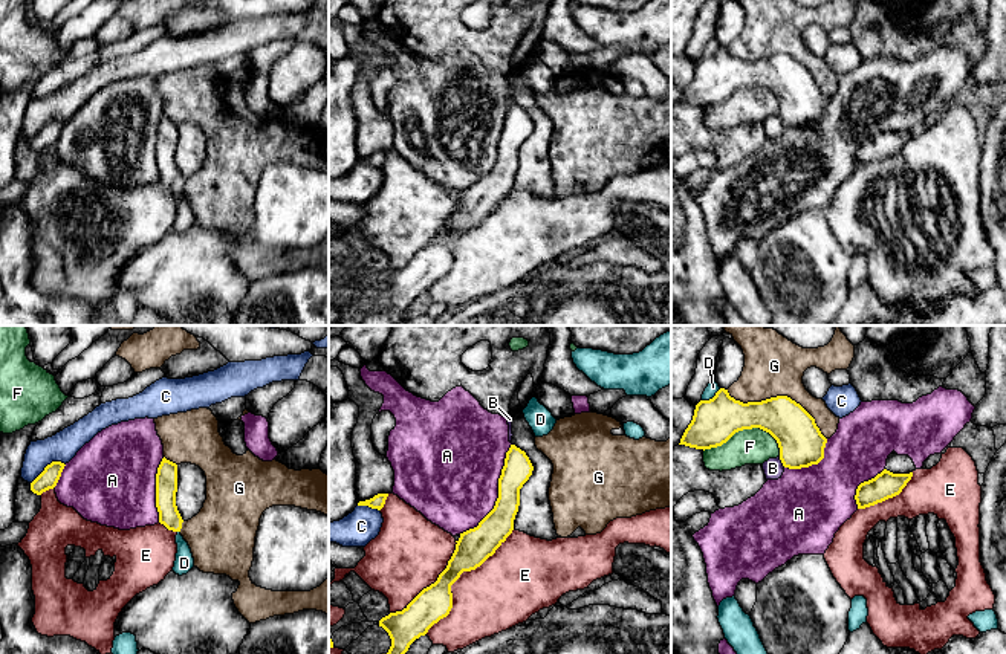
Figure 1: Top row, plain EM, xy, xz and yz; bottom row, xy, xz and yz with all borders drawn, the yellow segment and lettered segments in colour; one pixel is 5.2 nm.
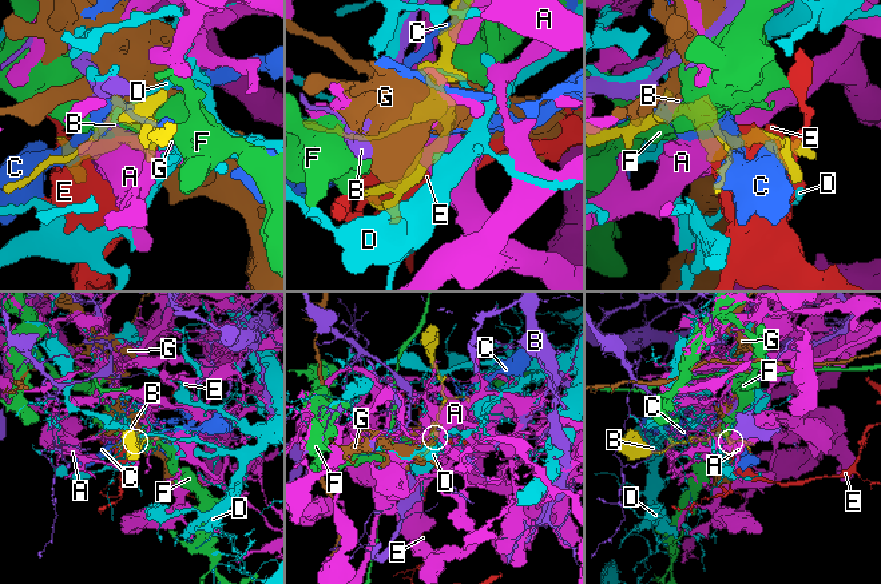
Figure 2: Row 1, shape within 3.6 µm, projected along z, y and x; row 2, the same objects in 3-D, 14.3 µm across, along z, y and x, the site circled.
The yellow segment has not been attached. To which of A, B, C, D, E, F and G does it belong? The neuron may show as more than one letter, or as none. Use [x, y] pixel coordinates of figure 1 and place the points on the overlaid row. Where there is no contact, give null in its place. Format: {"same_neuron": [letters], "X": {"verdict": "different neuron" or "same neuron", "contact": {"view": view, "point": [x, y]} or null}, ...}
{"same_neuron": ["A"], "A": {"verdict": "same neuron", "contact": {"view": "xz", "point": [499, 494]}}, "B": {"verdict": "different neuron", "contact": {"view": "yz", "point": [782, 462]}}, "C": {"verdict": "different neuron", "contact": {"view": "xy", "point": [46, 466]}}, "D": {"verdict": "different neuron", "contact": {"view": "yz", "point": [713, 398]}}, "E": {"verdict": "different neuron", "contact": {"view": "xz", "point": [459, 576]}}, "F": {"verdict": "different neuron", "contact": {"view": "yz", "point": [748, 428]}}, "G": {"verdict": "different neuron", "contact": {"view": "yz", "point": [780, 396]}}}

